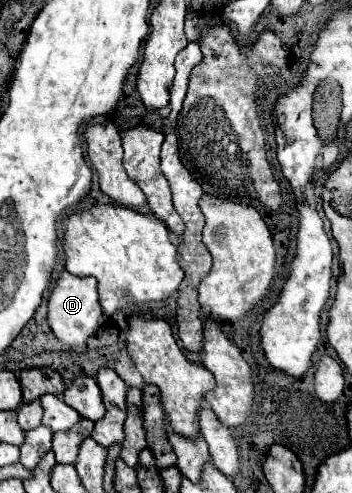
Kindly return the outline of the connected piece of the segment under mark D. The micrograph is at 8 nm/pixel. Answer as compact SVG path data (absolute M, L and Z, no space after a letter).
M62 272L54 290L52 290L52 296L50 296L50 302L48 302L48 324L54 332L54 336L70 346L70 348L76 348L76 346L84 346L86 340L96 332L96 328L100 326L100 318L102 318L102 308L100 308L100 298L98 298L98 284L94 278L86 276L86 278L80 278L80 276L72 276L70 272Z

